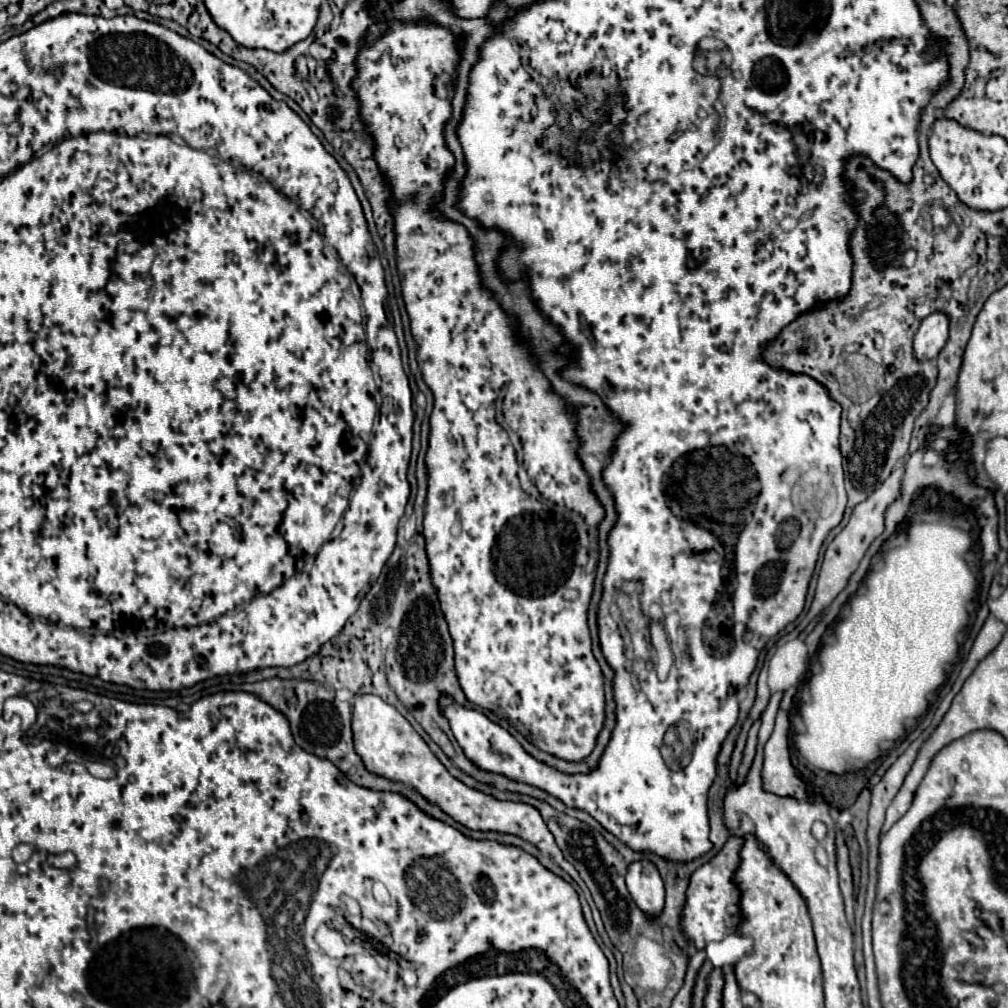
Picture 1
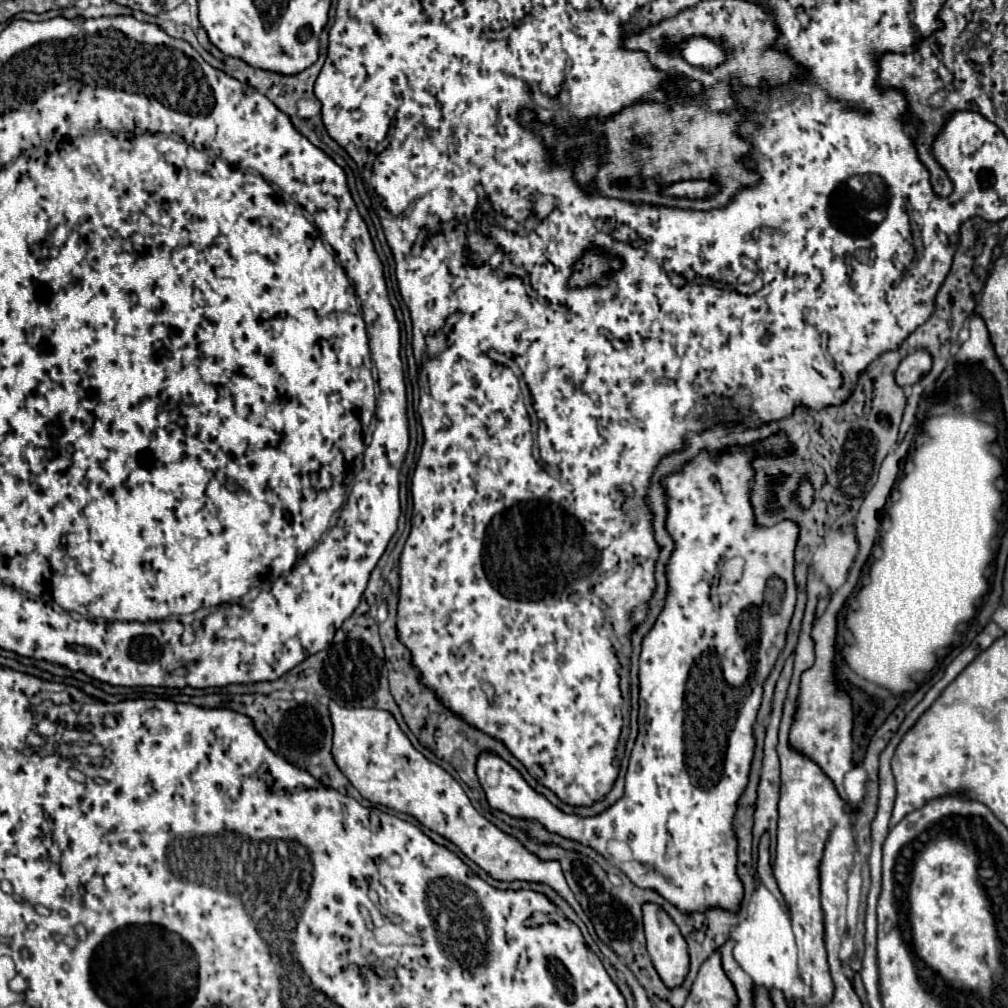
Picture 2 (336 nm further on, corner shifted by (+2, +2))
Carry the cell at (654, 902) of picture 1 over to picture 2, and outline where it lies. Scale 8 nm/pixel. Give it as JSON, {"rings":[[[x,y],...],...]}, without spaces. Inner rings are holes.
{"rings":[[[643,903],[643,925],[647,951],[667,987],[677,987],[689,971],[687,943],[673,919],[655,903]]]}

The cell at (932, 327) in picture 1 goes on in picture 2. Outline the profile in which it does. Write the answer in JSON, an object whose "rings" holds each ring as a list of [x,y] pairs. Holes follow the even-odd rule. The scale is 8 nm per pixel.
{"rings":[[[917,349],[913,353],[909,353],[897,367],[895,379],[901,387],[911,387],[915,385],[921,377],[925,377],[929,373],[933,365],[933,357],[929,351],[925,349]]]}

